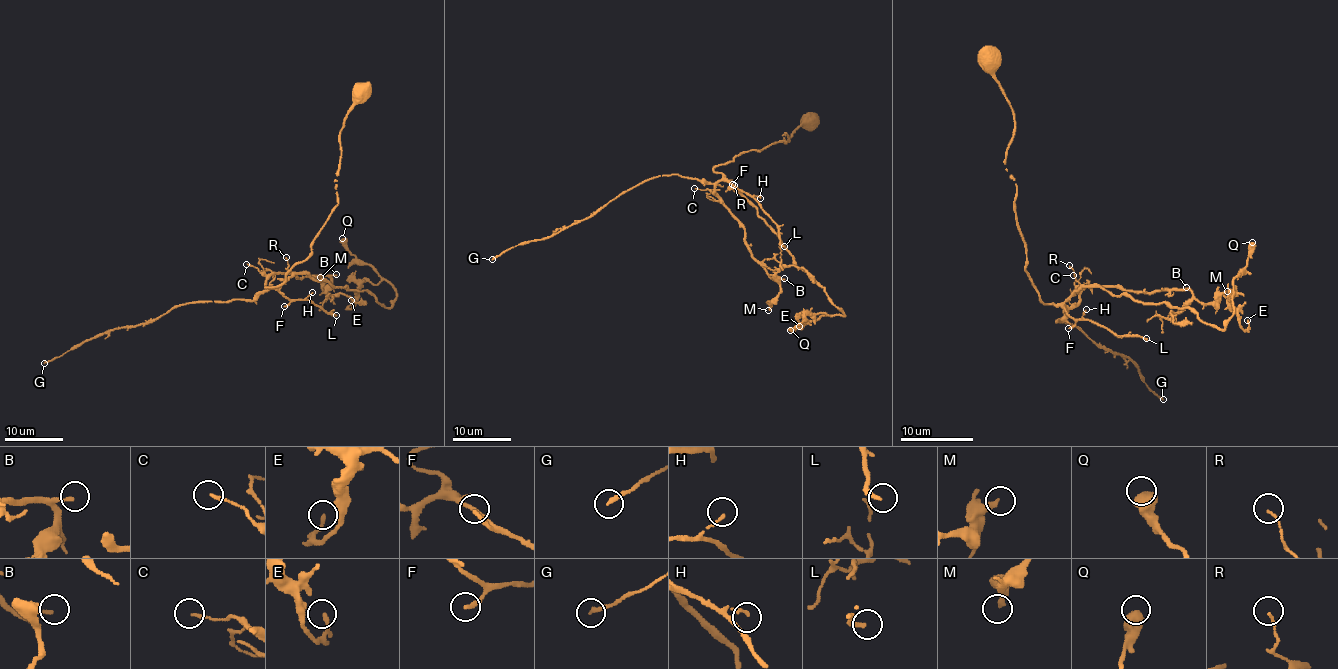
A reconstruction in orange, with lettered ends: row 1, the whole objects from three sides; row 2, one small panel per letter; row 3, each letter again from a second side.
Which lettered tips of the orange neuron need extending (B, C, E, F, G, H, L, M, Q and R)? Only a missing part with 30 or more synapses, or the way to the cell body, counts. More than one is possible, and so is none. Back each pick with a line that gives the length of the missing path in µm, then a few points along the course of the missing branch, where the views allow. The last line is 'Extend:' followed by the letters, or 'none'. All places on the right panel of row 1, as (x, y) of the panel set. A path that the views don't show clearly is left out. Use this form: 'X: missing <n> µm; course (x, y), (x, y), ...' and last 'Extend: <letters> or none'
L: missing 20 µm; course (1146, 338), (1152, 344), (1190, 342), (1197, 346), (1210, 362), (1217, 351), (1227, 353)
Extend: L

